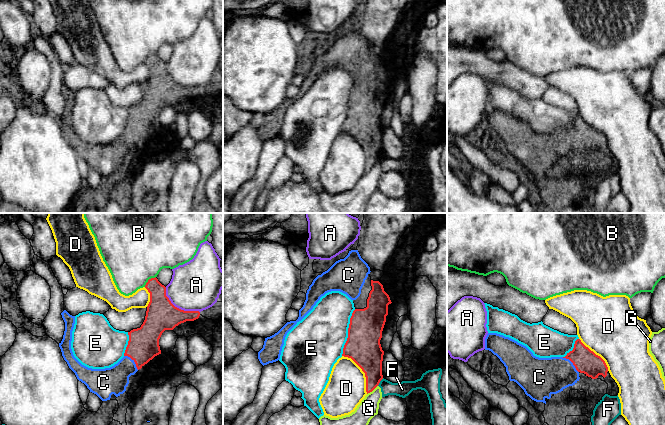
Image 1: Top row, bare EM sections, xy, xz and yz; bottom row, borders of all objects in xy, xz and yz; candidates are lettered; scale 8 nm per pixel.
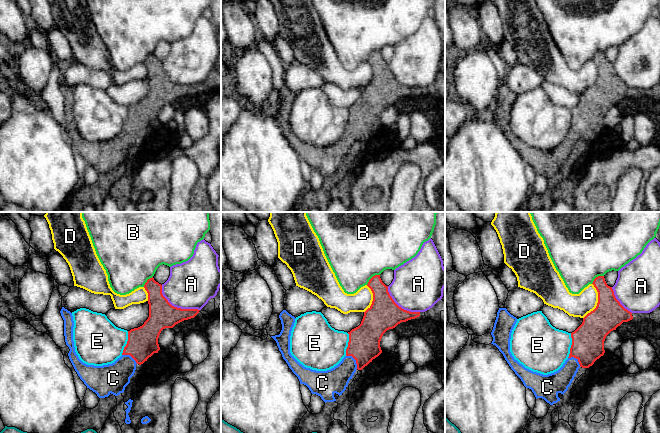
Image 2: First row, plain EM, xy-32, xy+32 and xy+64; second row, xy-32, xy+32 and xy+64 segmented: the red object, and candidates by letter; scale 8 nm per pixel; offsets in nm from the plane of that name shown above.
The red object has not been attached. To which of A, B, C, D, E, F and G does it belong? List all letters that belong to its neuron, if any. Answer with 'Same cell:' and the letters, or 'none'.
Same cell: C

